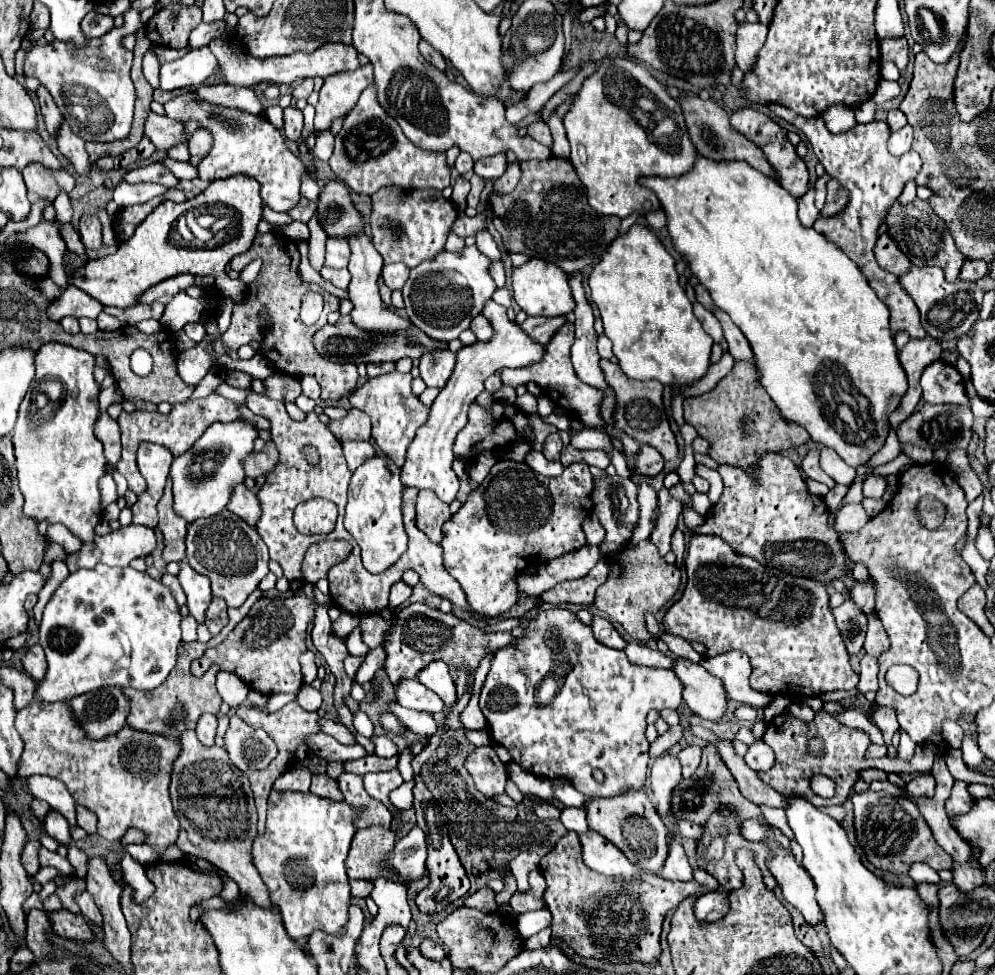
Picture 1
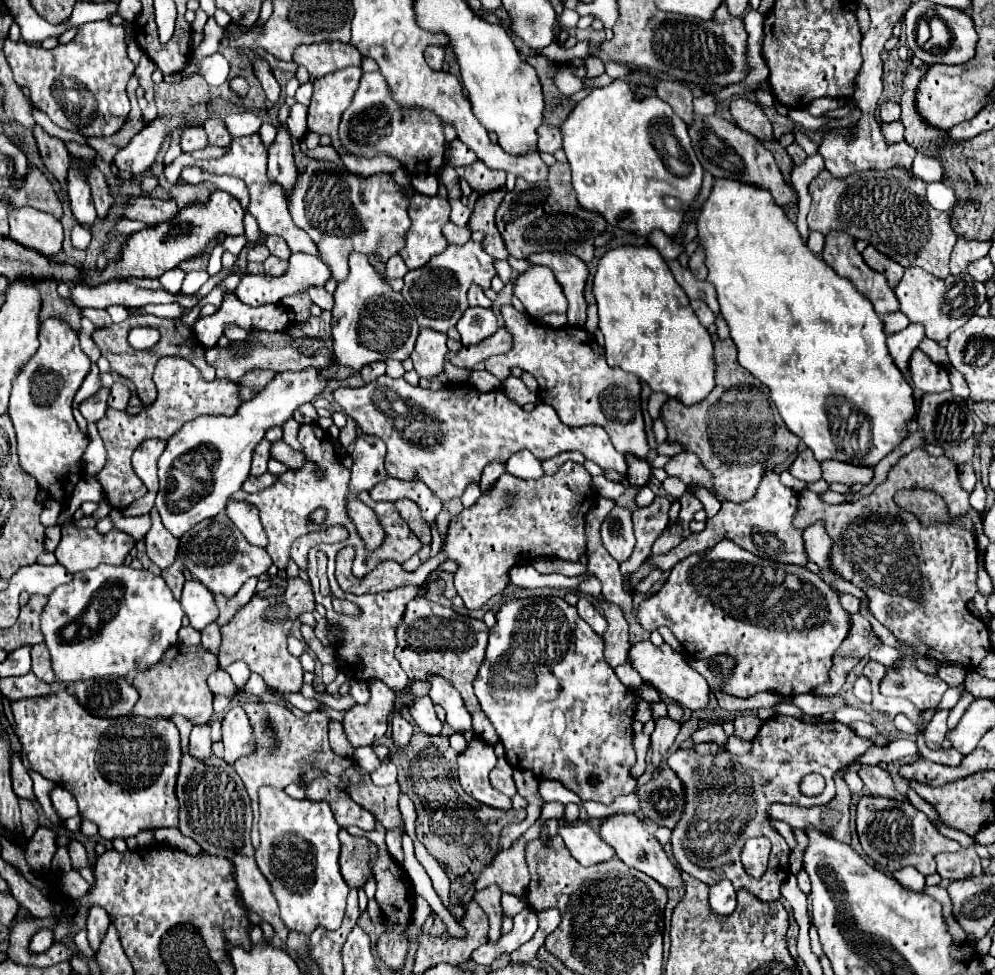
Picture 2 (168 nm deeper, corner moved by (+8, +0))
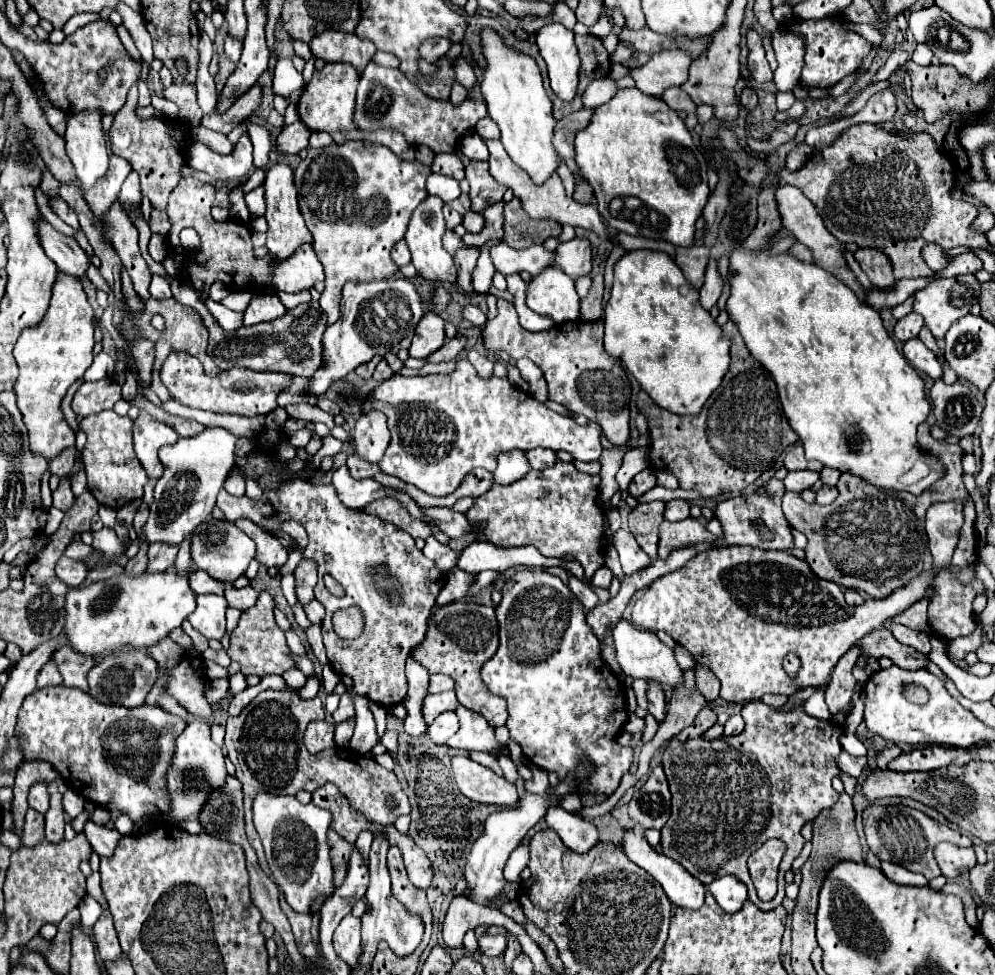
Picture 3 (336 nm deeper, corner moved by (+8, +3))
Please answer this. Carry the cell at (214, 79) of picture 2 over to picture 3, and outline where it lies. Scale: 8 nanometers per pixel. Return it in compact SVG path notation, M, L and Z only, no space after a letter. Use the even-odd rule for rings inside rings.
M226 37L226 43L224 43L224 55L230 59L230 61L238 61L240 59L240 51L242 51L242 43L240 41L234 41L232 37Z

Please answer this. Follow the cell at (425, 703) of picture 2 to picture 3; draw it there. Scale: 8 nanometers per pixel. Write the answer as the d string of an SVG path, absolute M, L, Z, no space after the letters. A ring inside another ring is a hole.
M444 711L426 729L426 735L434 743L446 743L458 731L458 719L454 711Z

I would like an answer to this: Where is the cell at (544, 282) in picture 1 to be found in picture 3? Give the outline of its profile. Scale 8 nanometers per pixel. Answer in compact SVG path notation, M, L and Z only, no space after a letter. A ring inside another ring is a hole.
M550 265L528 283L526 305L538 315L550 317L556 323L566 323L578 319L580 297L574 289L574 281L558 267Z

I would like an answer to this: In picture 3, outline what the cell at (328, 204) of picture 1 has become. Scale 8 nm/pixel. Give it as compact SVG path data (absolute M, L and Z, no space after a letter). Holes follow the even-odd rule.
M350 141L346 145L332 143L322 149L308 149L306 157L294 171L294 181L298 189L300 213L314 239L312 247L326 271L326 289L320 297L320 307L328 315L328 325L332 325L340 317L338 301L346 281L370 281L370 277L384 279L398 271L398 267L390 259L390 251L400 239L404 239L410 215L418 207L418 201L428 195L424 183L430 173L430 167L422 165L420 161L402 161L382 145L364 145Z

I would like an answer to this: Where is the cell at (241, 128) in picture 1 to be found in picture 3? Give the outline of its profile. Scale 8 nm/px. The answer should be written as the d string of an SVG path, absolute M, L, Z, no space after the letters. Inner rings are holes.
M248 133L240 137L234 151L228 155L214 153L202 143L192 143L186 155L186 161L192 169L204 171L212 175L214 179L242 179L246 177L254 165L252 165L252 141Z

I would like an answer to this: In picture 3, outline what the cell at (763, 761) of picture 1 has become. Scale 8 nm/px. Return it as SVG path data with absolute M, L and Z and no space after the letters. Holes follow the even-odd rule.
M732 715L724 725L724 735L740 735L744 731L742 715Z

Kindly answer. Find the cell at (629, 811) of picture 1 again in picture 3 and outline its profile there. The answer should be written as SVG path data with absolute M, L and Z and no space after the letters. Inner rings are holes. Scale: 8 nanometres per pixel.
M624 829L620 847L622 847L622 851L626 853L626 857L628 857L630 861L638 863L642 869L646 869L646 871L662 885L662 889L666 891L668 899L670 899L674 905L686 907L686 909L698 909L698 907L702 907L706 887L704 887L696 877L692 877L680 863L676 863L674 859L668 859L666 855L658 853L658 851L646 841L644 833L636 833L634 829Z

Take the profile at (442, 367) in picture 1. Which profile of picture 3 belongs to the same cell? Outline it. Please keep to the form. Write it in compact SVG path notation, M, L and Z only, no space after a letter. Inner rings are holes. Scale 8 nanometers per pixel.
M426 313L418 323L418 333L414 335L414 343L408 353L410 357L426 359L430 353L438 351L444 345L444 341L444 319L434 313Z

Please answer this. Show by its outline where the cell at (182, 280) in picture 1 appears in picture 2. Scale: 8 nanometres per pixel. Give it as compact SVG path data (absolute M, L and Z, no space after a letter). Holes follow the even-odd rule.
M106 282L106 284L98 284L98 286L88 286L88 284L78 284L72 288L72 300L76 306L80 308L106 308L112 304L122 304L122 306L146 306L146 304L170 304L170 302L178 302L182 306L182 294L170 294L166 290L142 290L136 288L128 282Z

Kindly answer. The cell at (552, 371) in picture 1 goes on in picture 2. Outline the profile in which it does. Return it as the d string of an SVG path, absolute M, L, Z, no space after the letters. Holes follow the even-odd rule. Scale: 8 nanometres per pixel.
M512 304L500 308L504 328L514 338L514 346L506 354L490 356L484 364L498 380L510 374L510 368L522 368L538 380L538 398L550 404L560 420L570 426L598 424L602 426L618 452L632 452L640 458L648 454L644 420L640 408L640 380L634 374L610 368L604 358L604 348L586 328L552 328L536 322L528 314L518 312Z

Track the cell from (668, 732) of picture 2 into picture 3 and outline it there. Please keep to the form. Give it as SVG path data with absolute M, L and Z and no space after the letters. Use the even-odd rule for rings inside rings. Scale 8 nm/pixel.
M652 681L648 683L648 713L654 715L658 725L664 723L666 717L666 703L664 703L664 693L660 685L654 685Z

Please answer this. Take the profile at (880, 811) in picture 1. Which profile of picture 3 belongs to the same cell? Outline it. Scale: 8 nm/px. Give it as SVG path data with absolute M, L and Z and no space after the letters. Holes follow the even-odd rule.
M872 803L862 811L862 823L864 823L868 847L880 861L890 861L890 863L902 865L914 873L922 873L926 879L934 879L940 875L940 869L932 855L936 843L950 841L960 847L972 845L968 835L960 833L958 829L950 829L906 805L876 805L876 803Z

